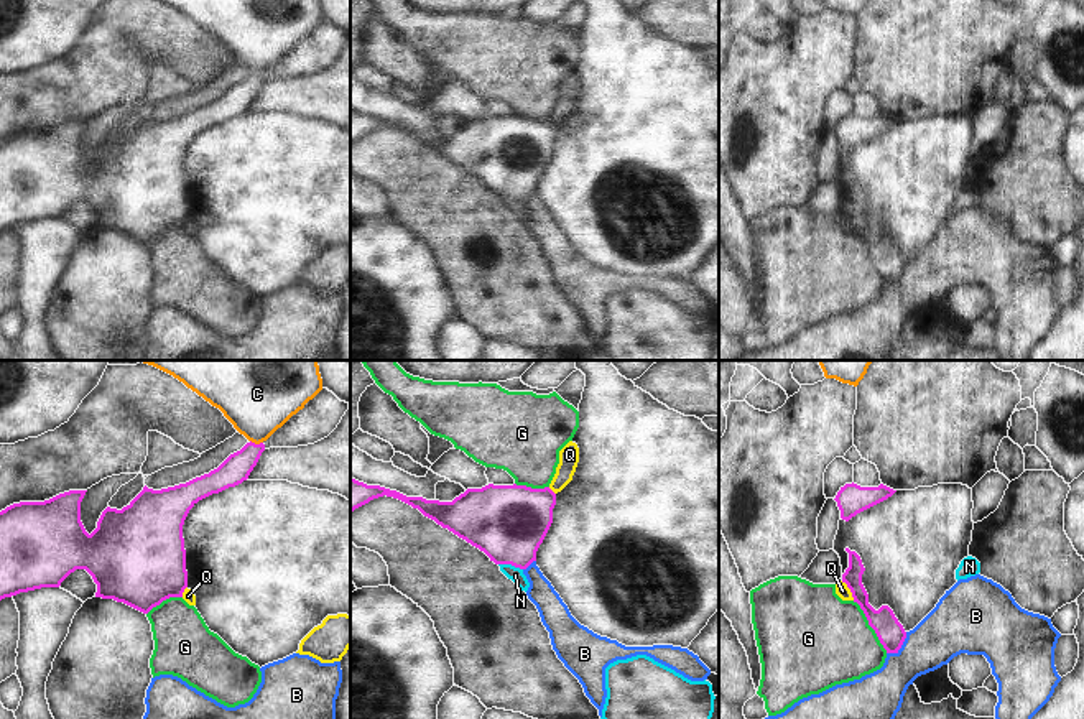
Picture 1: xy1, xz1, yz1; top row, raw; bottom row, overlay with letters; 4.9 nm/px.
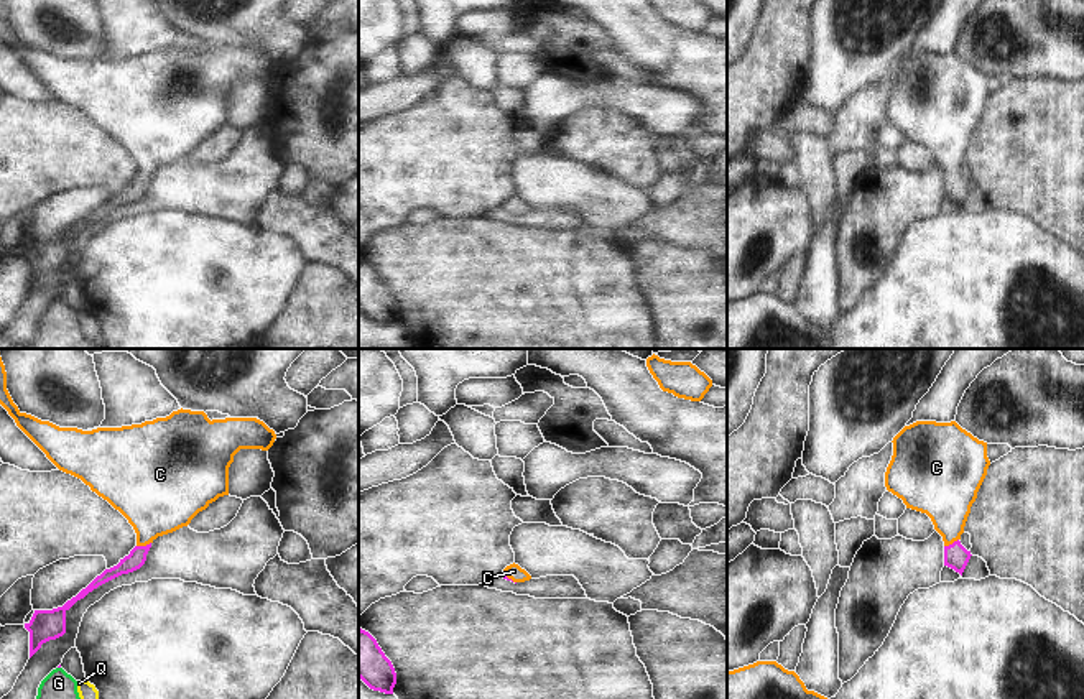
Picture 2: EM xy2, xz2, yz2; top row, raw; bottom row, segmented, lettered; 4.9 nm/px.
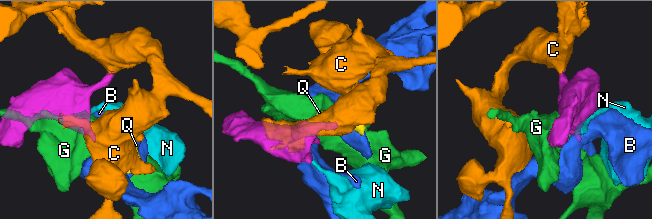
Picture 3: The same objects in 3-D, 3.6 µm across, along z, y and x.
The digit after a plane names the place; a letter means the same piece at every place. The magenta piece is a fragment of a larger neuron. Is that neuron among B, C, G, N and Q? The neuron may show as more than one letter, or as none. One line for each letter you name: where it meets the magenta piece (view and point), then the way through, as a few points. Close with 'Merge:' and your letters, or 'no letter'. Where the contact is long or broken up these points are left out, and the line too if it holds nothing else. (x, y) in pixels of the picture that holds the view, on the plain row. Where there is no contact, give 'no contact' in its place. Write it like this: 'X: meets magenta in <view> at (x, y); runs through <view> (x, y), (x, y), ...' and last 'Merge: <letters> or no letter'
C: meets magenta in xy2 at (143, 178); runs through xy2 (135, 191), (143, 178), (157, 129)
Merge: C

